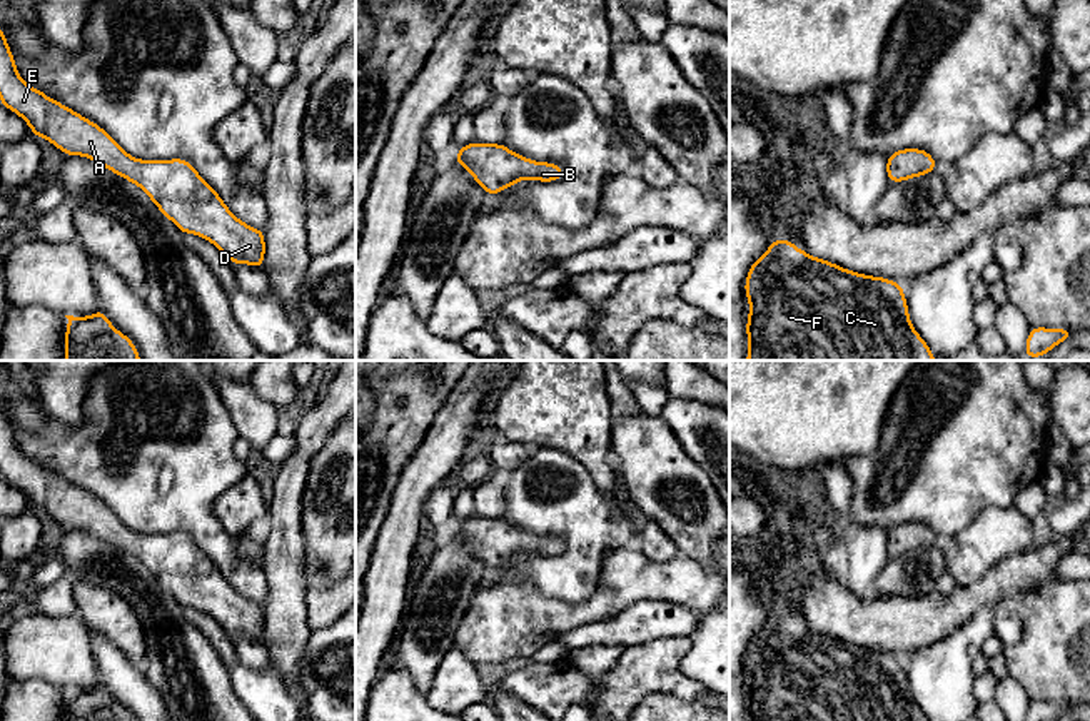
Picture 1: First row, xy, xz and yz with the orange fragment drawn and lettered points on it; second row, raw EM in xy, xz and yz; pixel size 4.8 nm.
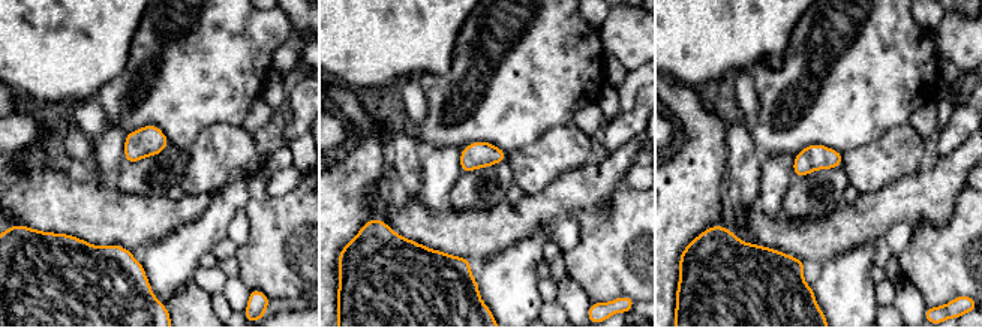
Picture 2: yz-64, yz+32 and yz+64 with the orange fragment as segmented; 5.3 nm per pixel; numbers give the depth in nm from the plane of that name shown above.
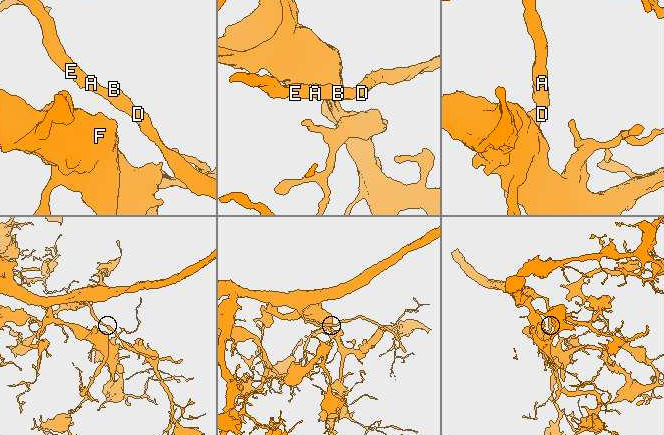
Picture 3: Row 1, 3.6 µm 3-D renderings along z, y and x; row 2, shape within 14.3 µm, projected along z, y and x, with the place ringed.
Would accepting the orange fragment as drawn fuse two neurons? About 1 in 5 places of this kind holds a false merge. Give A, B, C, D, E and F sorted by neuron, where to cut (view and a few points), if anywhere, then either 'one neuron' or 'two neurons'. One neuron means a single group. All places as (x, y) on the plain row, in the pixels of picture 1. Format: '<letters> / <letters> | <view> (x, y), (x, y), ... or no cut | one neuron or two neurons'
A B C D E F | no cut | one neuron

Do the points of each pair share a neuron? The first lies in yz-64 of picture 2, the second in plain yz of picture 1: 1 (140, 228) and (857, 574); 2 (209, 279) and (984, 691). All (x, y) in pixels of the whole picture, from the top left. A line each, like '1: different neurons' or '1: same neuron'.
1: different neurons
2: same neuron

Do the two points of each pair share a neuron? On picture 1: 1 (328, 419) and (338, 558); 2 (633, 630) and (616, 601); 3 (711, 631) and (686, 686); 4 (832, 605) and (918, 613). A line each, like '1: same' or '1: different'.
1: different
2: different
3: different
4: same

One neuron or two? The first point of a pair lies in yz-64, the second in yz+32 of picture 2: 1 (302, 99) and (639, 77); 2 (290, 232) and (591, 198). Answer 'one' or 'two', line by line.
1: two
2: two

